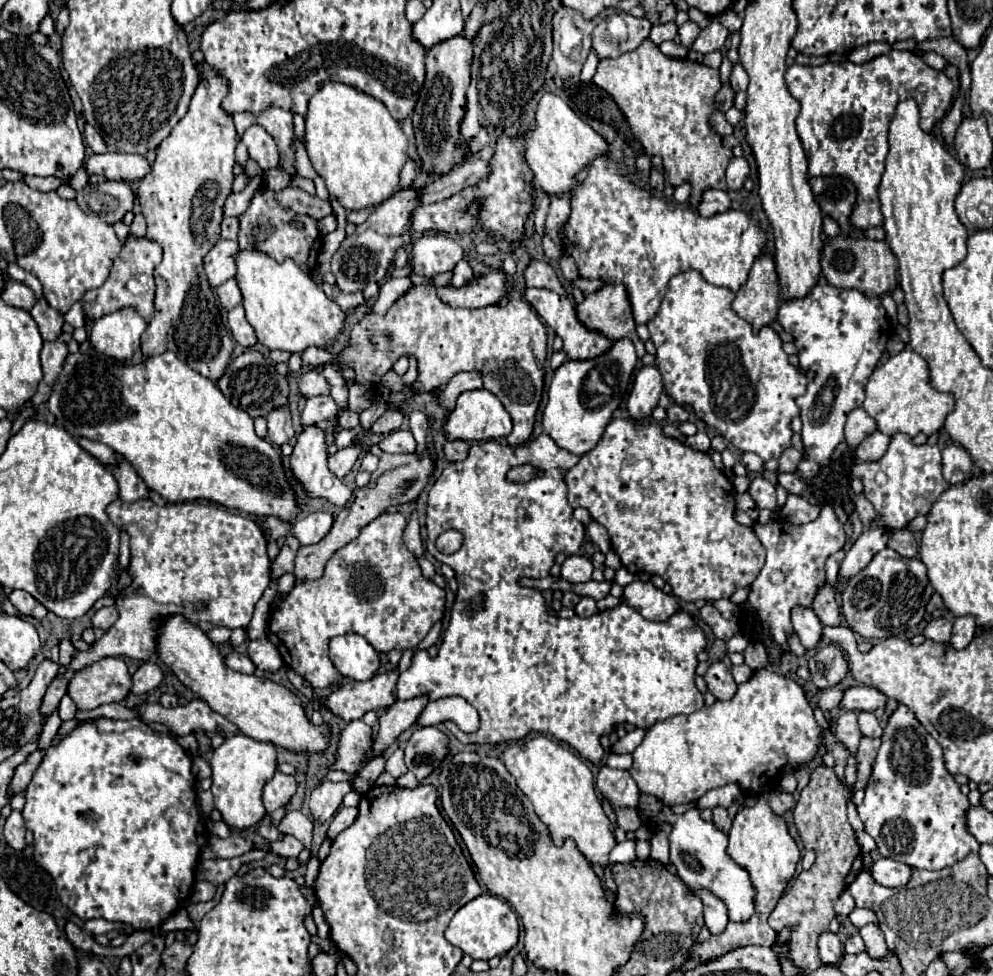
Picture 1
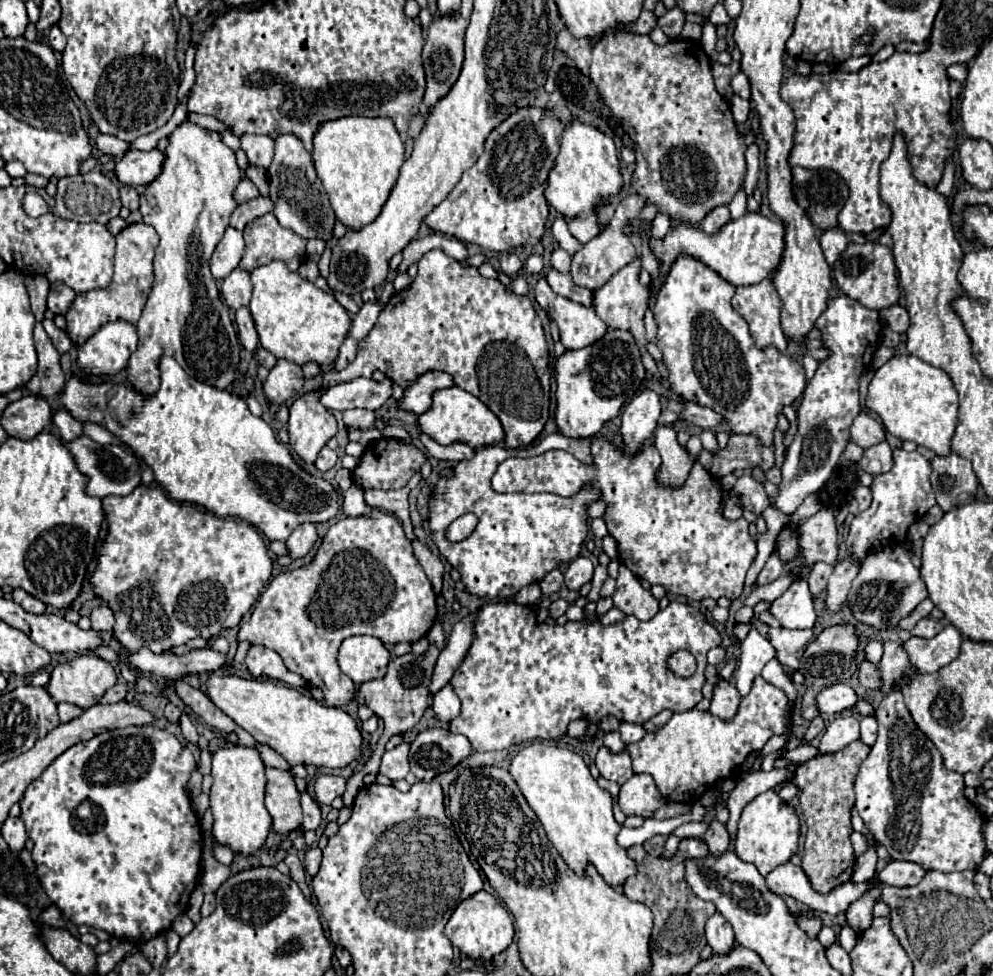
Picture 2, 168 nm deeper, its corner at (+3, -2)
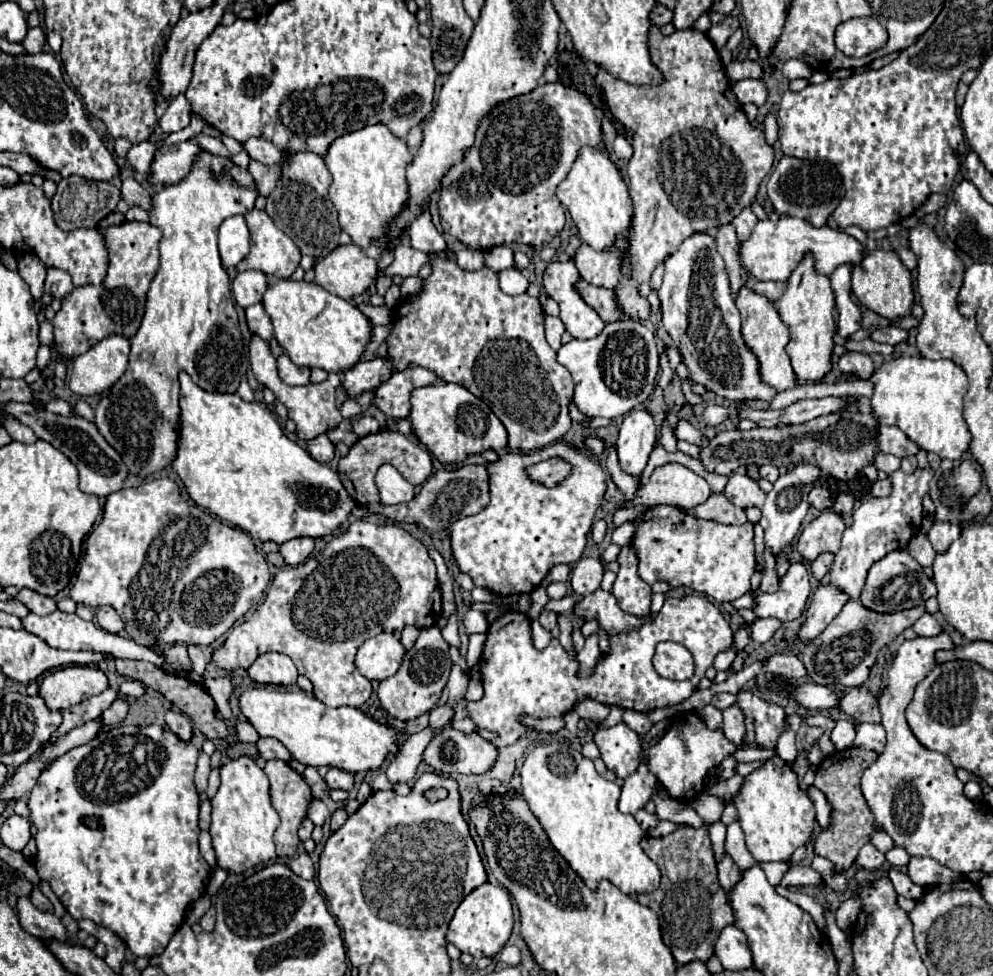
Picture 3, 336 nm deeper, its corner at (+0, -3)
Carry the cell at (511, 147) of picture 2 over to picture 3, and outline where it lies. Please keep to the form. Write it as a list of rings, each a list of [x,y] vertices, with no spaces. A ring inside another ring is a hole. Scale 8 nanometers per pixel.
[[[560,82],[540,84],[528,94],[520,94],[496,104],[496,108],[492,108],[492,112],[480,120],[474,146],[464,152],[464,160],[454,164],[442,178],[438,212],[444,232],[474,250],[490,250],[494,246],[512,244],[528,244],[536,250],[544,248],[566,222],[566,210],[556,196],[558,184],[570,172],[580,148],[592,146],[596,150],[604,150],[602,138],[602,124],[596,116],[594,104],[586,94],[566,88]]]

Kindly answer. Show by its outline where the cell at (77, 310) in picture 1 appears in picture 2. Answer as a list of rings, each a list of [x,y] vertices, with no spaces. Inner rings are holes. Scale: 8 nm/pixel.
[[[53,283],[47,297],[47,307],[55,315],[67,315],[71,303],[75,299],[75,291],[63,283]]]

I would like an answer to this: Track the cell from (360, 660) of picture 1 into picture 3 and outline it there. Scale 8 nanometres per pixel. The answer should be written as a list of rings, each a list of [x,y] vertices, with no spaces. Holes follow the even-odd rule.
[[[382,632],[366,640],[356,654],[356,666],[368,680],[386,680],[394,676],[404,660],[406,648],[396,634]]]

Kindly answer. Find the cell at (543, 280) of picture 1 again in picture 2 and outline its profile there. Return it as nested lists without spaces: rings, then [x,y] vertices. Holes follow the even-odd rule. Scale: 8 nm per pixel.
[[[547,269],[543,277],[547,279],[549,287],[551,287],[557,295],[567,297],[567,299],[571,299],[571,301],[575,301],[575,303],[581,303],[581,305],[585,305],[585,307],[591,305],[591,291],[585,289],[585,287],[575,285],[573,279],[571,279],[571,275],[563,275],[563,273],[555,271],[555,269]]]

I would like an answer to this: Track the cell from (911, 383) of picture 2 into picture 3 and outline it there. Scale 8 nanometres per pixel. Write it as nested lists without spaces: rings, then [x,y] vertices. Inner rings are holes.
[[[902,356],[884,364],[870,380],[874,382],[872,410],[880,424],[900,428],[920,448],[934,452],[940,458],[960,460],[968,450],[972,434],[962,418],[962,400],[968,390],[968,378],[958,364],[952,360]]]

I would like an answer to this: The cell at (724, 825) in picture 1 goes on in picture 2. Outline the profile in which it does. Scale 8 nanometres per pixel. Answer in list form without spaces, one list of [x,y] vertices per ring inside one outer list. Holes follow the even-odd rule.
[[[713,819],[713,821],[709,821],[709,827],[703,835],[703,841],[707,843],[707,847],[713,855],[721,855],[729,849],[731,839],[729,839],[729,831],[725,831],[725,825],[721,821]]]

